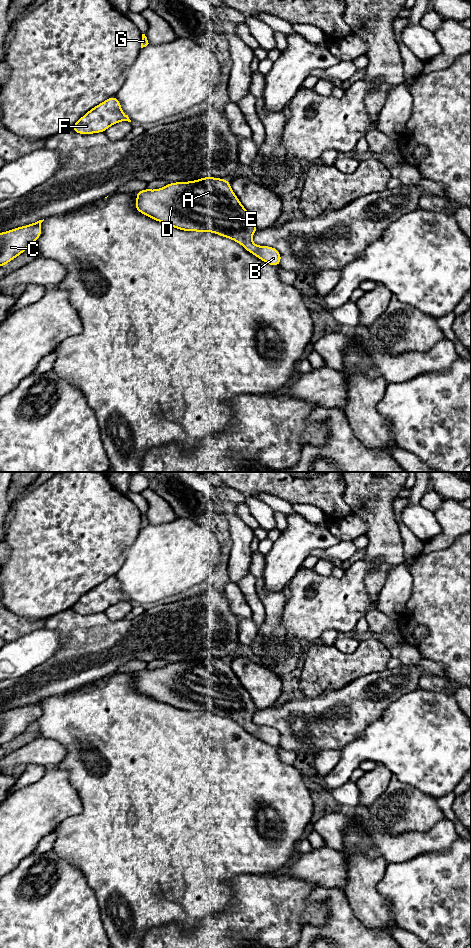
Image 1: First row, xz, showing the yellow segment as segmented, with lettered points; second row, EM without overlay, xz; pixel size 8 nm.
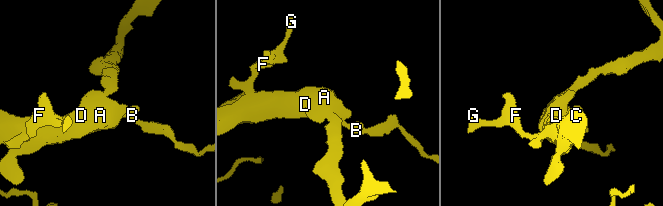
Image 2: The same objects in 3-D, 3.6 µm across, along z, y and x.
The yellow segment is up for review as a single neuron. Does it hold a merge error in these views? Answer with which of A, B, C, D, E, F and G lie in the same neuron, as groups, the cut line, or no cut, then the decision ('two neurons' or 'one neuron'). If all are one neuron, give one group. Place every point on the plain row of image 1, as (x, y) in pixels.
A B C D E F G | no cut | one neuron

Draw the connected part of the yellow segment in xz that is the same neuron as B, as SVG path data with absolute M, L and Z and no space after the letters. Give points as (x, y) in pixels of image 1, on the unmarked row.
M203 657L188 662L168 663L165 667L136 672L135 688L152 699L183 711L213 712L241 724L248 732L265 743L279 746L280 732L269 726L252 723L252 716L258 710L251 695L233 672L229 660Z

